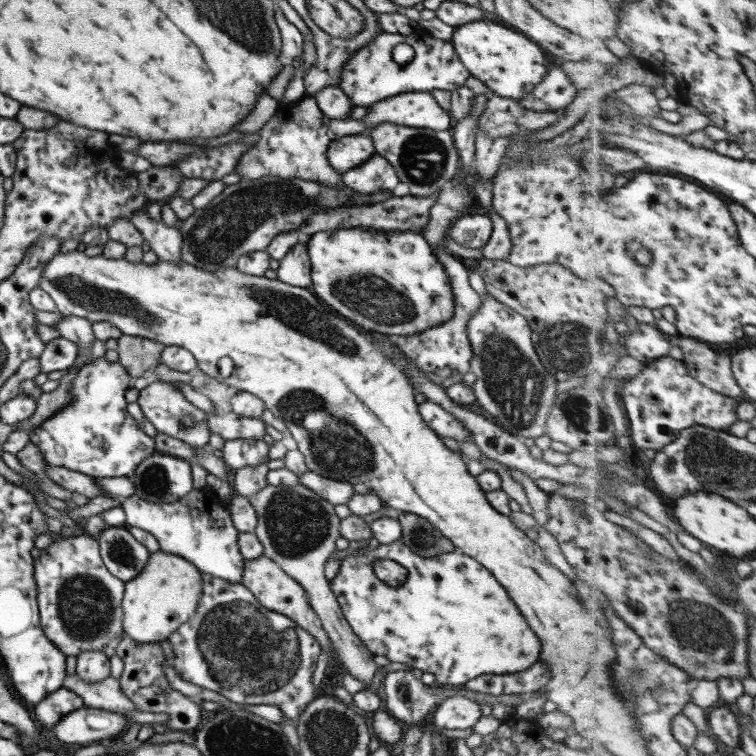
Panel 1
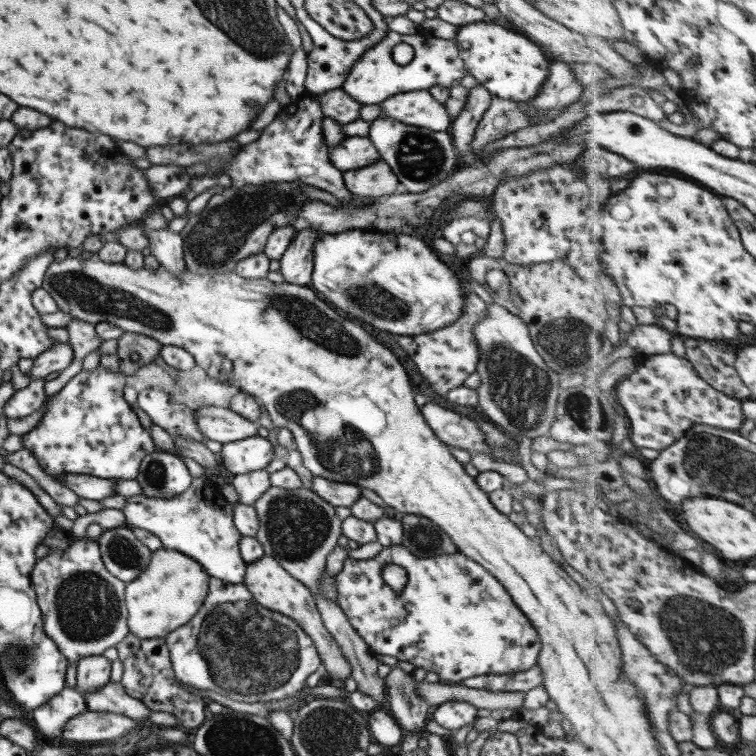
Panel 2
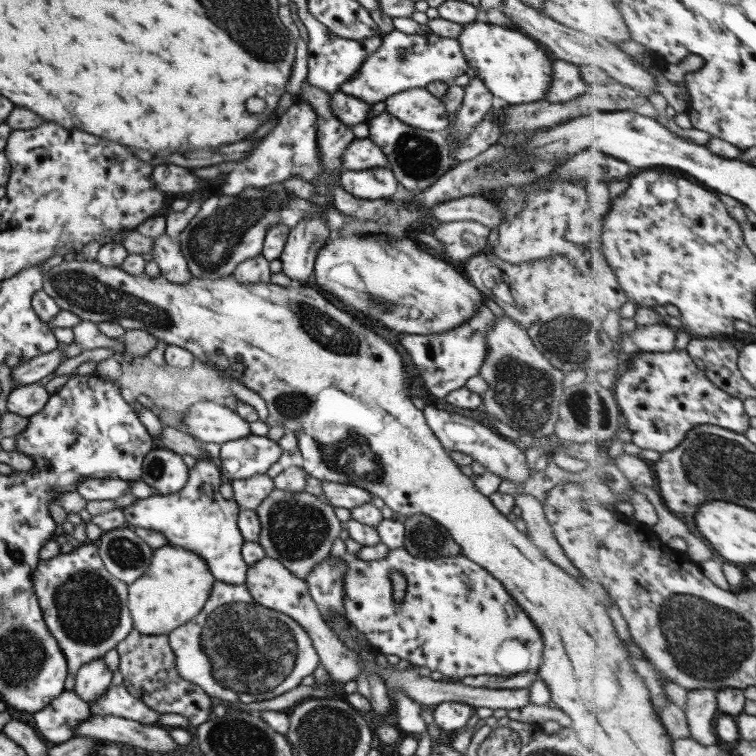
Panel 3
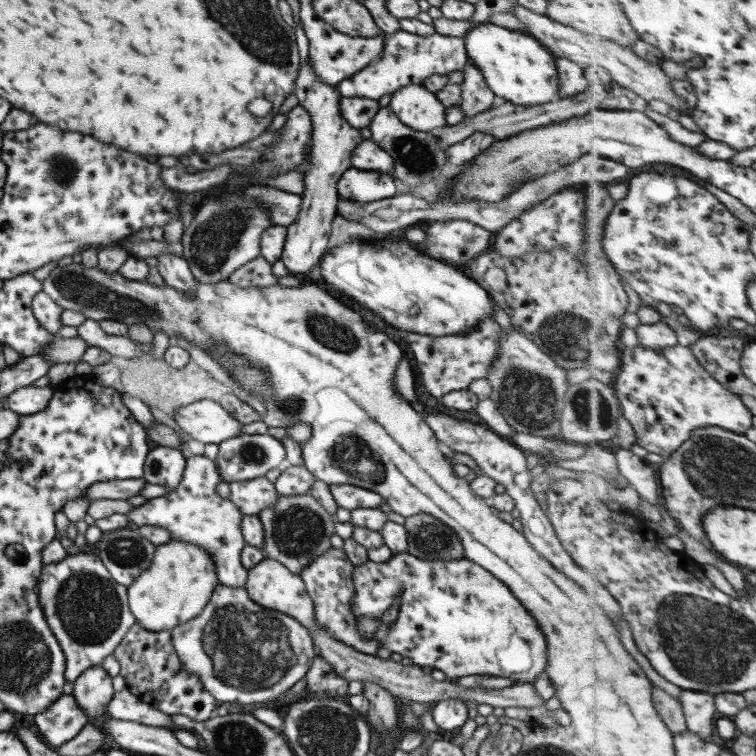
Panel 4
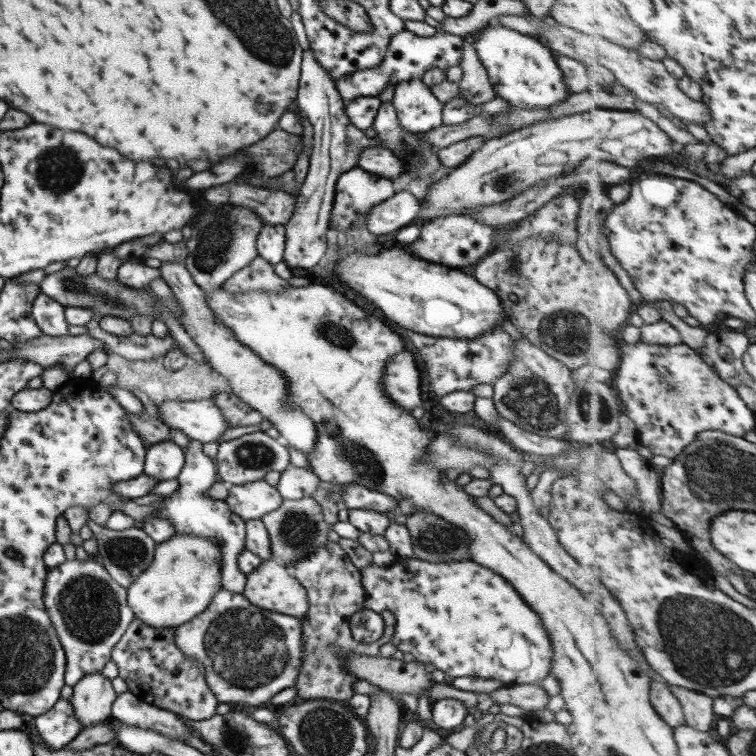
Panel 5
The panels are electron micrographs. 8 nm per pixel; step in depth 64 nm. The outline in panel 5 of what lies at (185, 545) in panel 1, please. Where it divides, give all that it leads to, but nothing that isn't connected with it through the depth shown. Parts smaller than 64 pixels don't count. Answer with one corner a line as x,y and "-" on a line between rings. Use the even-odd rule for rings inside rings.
190,439
185,451
185,463
178,476
178,491
158,502
157,512
143,519
146,524
150,518
168,520
174,526
175,534
188,534
196,538
208,538
220,545
222,550
221,586
234,594
245,591
247,576
238,569
238,556
245,550
246,524
245,521
232,513
225,501
216,501
206,496
216,481
218,481
215,461
203,453
200,441

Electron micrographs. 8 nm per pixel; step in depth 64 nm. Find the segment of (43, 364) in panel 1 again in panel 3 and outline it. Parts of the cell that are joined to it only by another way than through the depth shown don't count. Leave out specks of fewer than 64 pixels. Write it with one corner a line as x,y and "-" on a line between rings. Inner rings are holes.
57,347
50,352
22,361
11,370
10,376
13,382
21,386
36,383
47,374
54,372
66,359
65,352
61,350
61,347

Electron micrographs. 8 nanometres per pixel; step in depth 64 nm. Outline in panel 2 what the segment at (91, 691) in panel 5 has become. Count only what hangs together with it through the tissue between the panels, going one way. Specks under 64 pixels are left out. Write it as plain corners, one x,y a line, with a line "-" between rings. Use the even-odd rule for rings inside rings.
103,655
86,656
77,662
77,690
98,690
110,682
111,661

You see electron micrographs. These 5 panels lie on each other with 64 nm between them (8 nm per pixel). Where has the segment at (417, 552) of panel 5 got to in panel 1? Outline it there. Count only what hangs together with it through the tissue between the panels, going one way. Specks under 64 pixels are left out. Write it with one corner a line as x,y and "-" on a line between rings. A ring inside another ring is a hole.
402,513
397,520
402,530
400,540
420,556
430,558
456,551
452,542
425,519
411,513

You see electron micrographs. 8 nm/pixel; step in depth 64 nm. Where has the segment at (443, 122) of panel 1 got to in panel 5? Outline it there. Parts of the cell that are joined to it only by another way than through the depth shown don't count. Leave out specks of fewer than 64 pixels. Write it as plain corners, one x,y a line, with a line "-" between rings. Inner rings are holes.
421,79
396,85
391,103
400,126
408,132
425,133
442,125
444,104

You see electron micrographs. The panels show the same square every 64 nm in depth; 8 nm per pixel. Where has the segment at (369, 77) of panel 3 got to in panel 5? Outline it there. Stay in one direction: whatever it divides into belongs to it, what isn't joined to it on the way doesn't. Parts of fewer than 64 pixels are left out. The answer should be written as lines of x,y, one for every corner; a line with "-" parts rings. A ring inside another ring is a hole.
402,30
394,35
388,45
388,51
384,61
379,66
367,70
358,70
353,74
346,74
344,78
338,78
335,82
338,93
345,101
360,97
380,97
387,86
396,86
400,82
422,79
426,70
442,70
446,72
452,66
460,66
462,52
464,52
464,40
448,32
440,32
430,37
420,37
408,30

